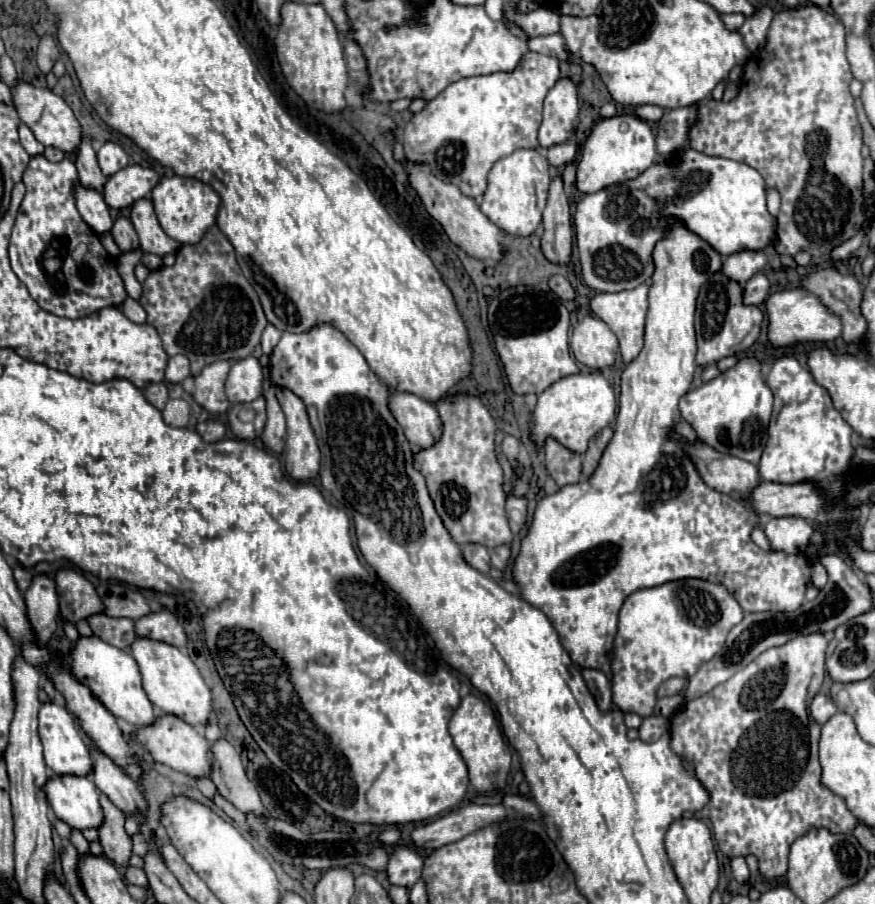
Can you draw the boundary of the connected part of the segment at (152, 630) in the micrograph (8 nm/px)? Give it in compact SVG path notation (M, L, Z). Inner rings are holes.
M167 609L143 615L141 619L135 621L135 631L139 637L149 637L157 641L171 643L175 647L185 647L187 645L187 635L179 621L175 619L173 613Z

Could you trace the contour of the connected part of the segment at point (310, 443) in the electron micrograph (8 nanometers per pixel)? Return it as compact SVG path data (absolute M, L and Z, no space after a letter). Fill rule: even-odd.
M277 389L277 401L287 417L285 471L295 481L311 481L319 475L321 455L303 401L287 389Z

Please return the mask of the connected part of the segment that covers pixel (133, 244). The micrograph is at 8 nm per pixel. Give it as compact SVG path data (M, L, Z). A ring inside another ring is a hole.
M119 217L111 227L111 235L121 251L137 251L139 249L139 239L137 239L137 233L129 219Z

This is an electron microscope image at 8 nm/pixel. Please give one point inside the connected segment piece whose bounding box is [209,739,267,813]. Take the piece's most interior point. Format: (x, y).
(227, 772)

